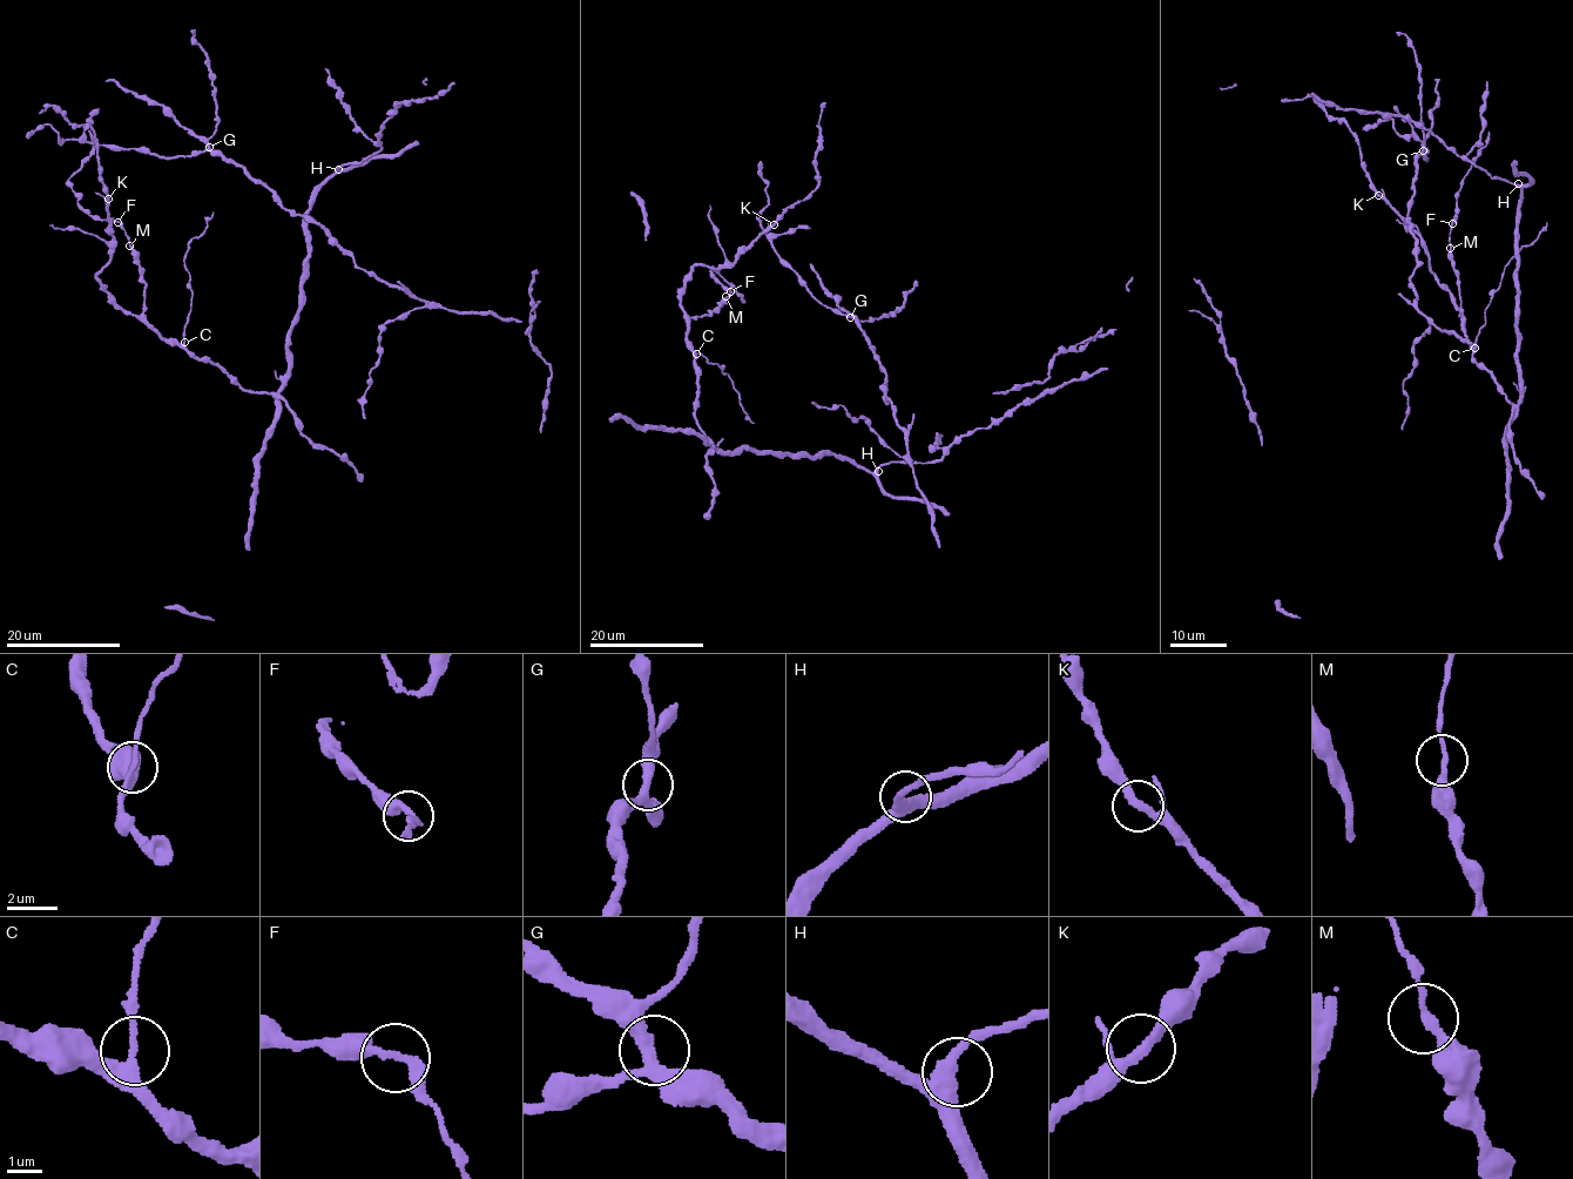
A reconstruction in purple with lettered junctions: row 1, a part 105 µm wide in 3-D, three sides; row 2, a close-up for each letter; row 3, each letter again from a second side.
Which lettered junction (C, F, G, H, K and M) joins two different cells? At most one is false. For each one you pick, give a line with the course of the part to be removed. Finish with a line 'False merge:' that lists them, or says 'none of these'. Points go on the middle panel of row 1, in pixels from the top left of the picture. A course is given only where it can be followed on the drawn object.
C: Course of the part to remove: (696, 352), (709, 363), (723, 368), (724, 374), (728, 374), (738, 392), (740, 404), (754, 423)
False merge: C

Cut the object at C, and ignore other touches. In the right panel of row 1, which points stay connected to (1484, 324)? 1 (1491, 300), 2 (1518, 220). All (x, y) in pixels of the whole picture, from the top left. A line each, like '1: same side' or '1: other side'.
1: same side
2: other side

